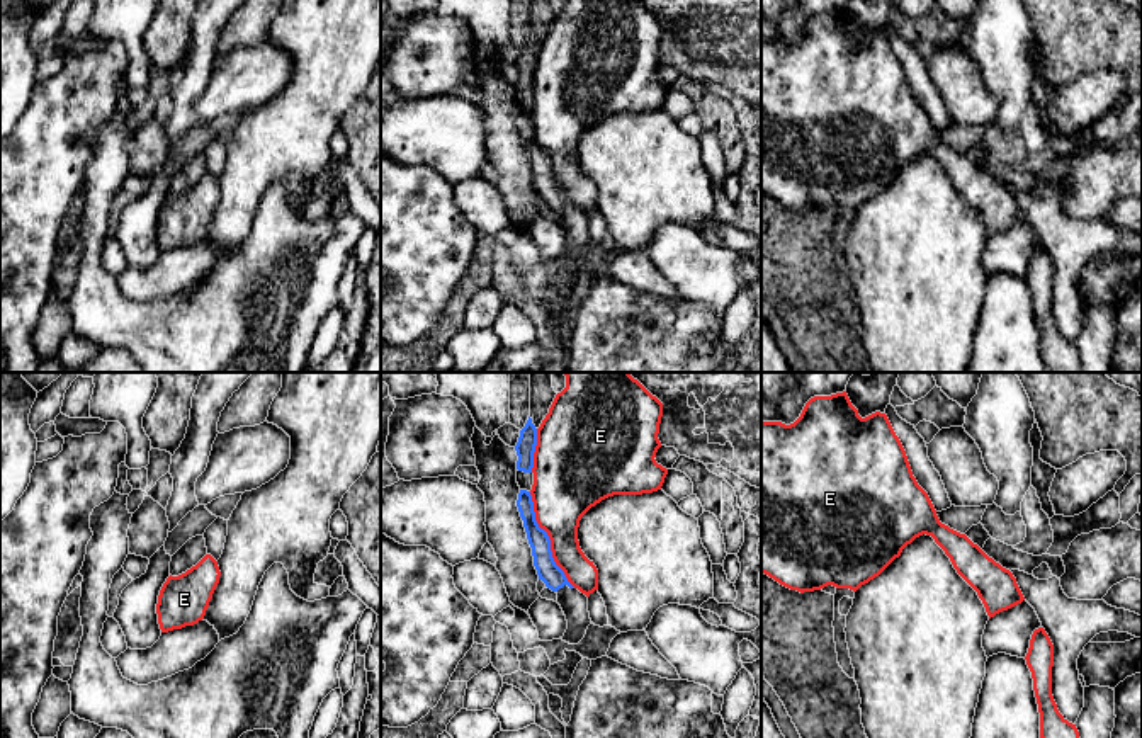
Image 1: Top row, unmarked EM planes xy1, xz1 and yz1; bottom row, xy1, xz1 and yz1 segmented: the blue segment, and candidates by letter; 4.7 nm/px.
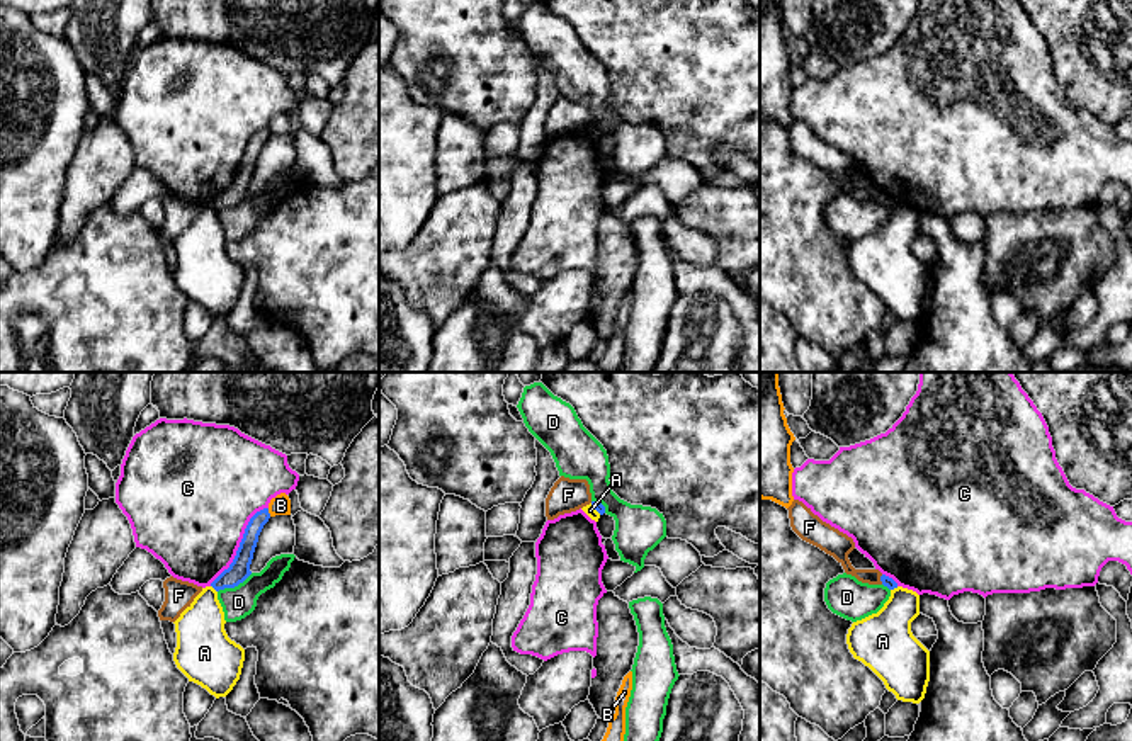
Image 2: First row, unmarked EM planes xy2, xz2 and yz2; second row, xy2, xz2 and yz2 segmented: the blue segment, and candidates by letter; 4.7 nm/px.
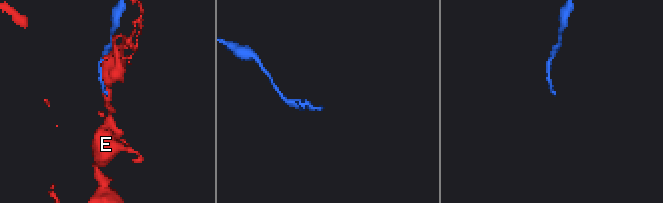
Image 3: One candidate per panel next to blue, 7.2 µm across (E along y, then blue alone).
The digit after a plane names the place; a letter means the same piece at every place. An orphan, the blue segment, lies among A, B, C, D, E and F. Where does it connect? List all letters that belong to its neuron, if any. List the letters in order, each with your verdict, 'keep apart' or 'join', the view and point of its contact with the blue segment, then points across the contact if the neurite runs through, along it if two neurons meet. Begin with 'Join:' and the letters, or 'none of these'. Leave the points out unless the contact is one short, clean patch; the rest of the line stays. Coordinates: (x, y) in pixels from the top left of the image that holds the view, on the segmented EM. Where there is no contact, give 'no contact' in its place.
Join: none of these
A: keep apart | xy2 (213, 587) | along xy2 (211, 585), (216, 592)
B: keep apart | xy2 (267, 512)
C: keep apart | xy2 (240, 544)
D: keep apart | xy2 (235, 585) | along xy2 (252, 573), (237, 585), (218, 592)
E: keep apart | xz1 (549, 539)
F: keep apart | yz2 (881, 580) | along yz2 (882, 575), (881, 583)

